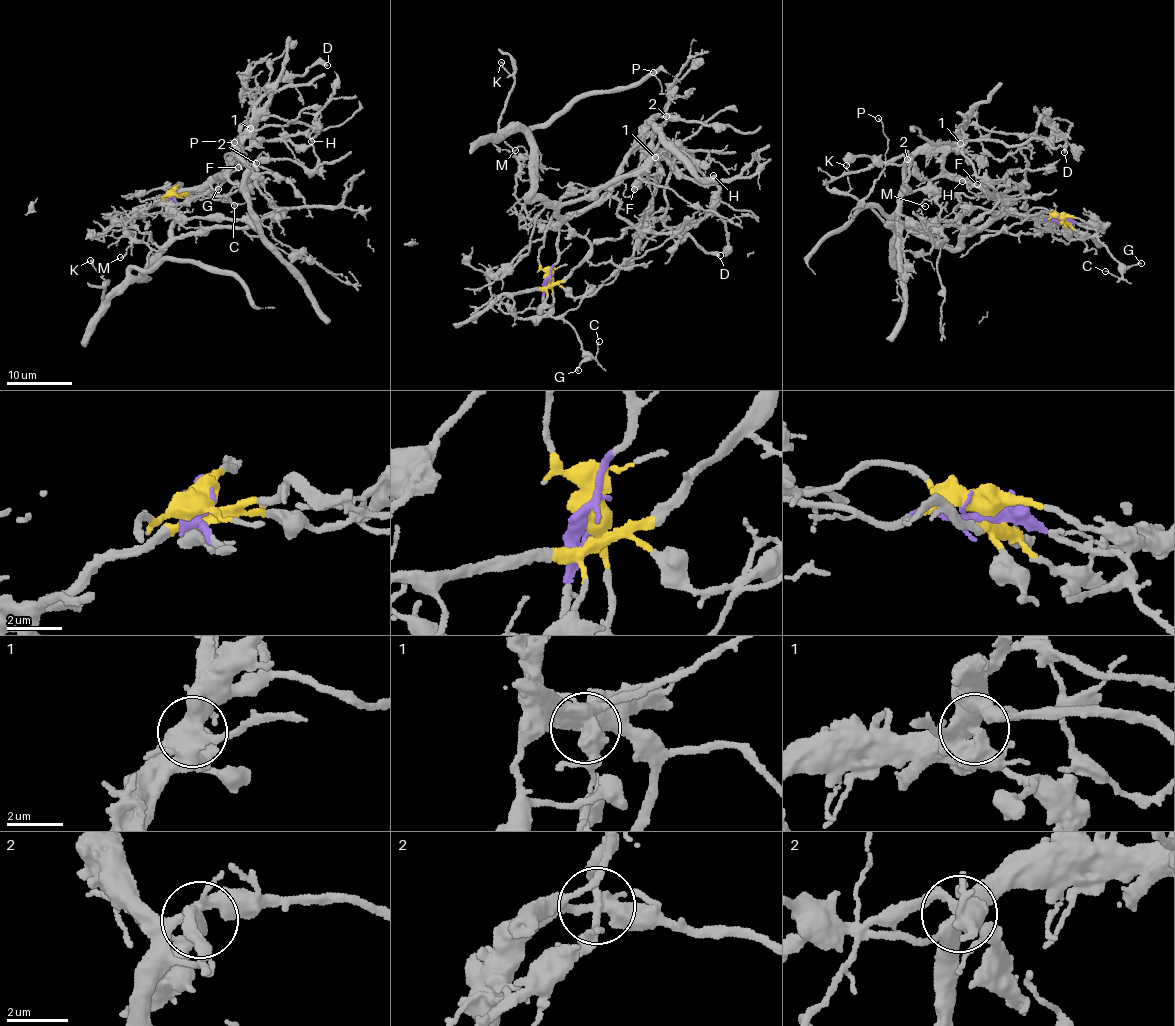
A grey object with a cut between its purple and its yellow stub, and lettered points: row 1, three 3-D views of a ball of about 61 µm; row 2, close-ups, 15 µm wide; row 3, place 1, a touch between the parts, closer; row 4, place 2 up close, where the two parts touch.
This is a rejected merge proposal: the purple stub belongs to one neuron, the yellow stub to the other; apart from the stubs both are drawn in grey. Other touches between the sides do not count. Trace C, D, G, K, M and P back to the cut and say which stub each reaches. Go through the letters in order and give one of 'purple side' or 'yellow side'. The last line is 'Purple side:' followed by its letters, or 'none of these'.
C: purple side
D: yellow side
G: purple side
K: purple side
M: purple side
P: purple side
Purple side: C, G, K, M, P

